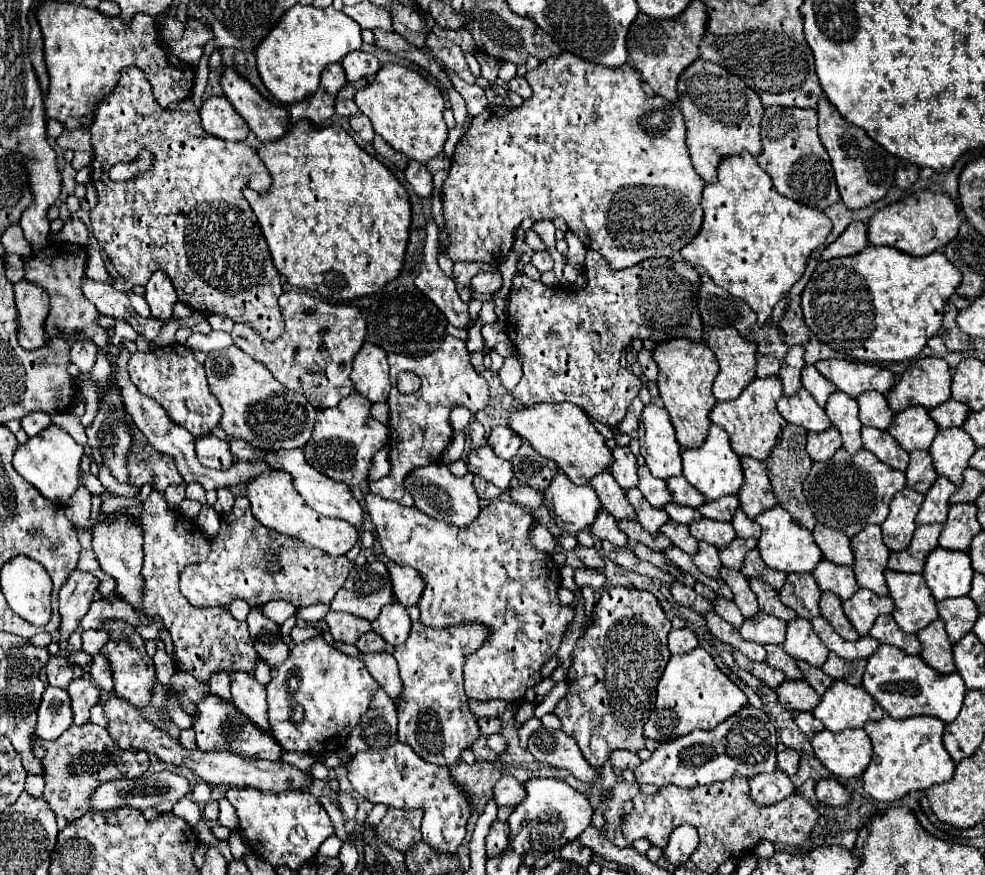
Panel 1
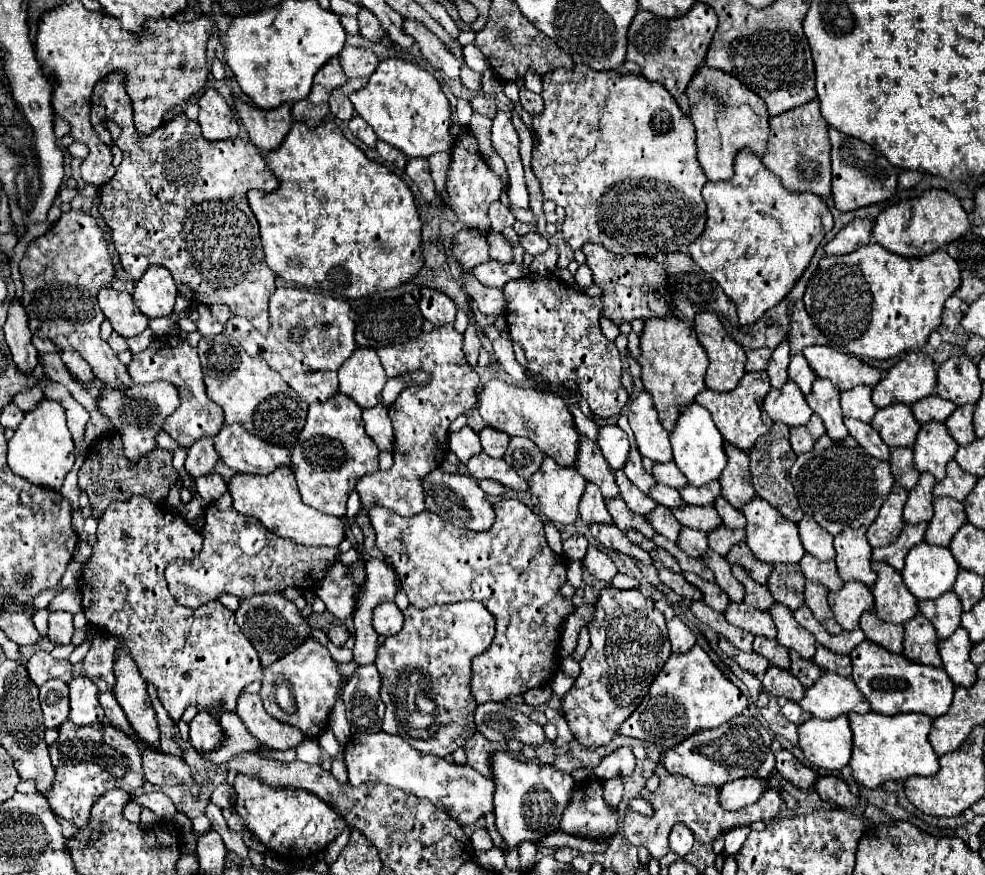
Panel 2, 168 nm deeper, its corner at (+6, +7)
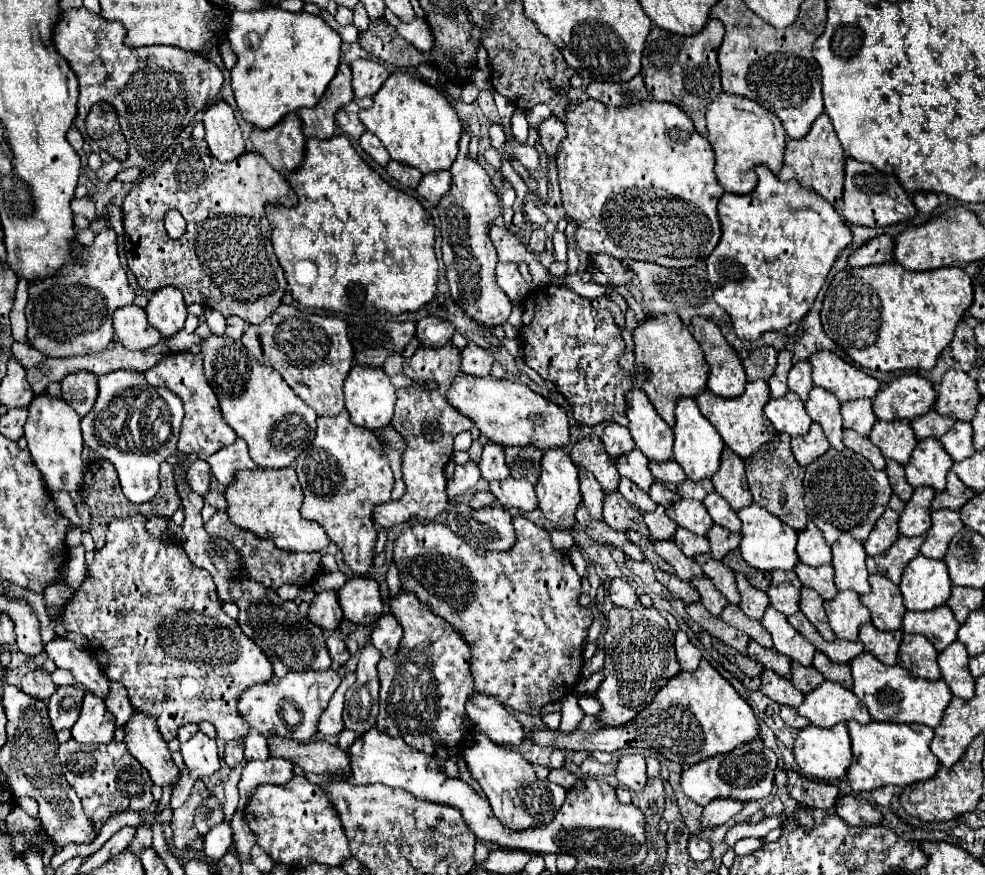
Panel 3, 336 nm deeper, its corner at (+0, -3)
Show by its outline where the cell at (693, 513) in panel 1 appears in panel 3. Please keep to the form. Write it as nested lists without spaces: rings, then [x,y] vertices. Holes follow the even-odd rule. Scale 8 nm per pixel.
[[[653,482],[653,484],[651,484],[649,496],[653,498],[653,502],[657,502],[657,504],[661,504],[661,506],[665,506],[665,508],[669,508],[673,502],[679,500],[679,494],[677,494],[677,492],[665,488],[665,486],[659,484],[659,482]]]

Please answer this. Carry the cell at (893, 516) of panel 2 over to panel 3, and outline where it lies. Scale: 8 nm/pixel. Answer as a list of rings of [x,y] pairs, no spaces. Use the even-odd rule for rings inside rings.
[[[891,496],[881,520],[875,524],[869,540],[865,540],[865,552],[867,556],[879,556],[883,552],[889,550],[889,546],[897,540],[899,532],[897,532],[897,520],[899,514],[903,512],[905,502],[901,502],[897,496]]]

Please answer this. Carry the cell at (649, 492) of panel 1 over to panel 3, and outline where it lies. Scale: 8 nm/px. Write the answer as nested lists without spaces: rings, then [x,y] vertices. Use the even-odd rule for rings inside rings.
[[[633,448],[629,454],[623,454],[623,456],[619,456],[619,460],[615,460],[619,474],[623,478],[629,478],[631,482],[635,482],[645,492],[653,484],[653,476],[651,476],[647,464],[649,464],[649,460],[647,460],[647,456],[643,456],[643,452],[639,448]]]

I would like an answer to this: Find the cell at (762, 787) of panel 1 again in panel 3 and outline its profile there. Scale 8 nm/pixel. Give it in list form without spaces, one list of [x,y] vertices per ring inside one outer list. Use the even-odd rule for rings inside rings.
[[[713,800],[703,808],[701,814],[701,826],[703,828],[713,828],[719,824],[725,824],[731,820],[739,810],[743,808],[743,802],[737,800]]]

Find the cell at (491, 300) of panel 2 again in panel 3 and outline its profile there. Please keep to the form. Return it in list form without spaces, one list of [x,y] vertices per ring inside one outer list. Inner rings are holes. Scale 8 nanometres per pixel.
[[[463,132],[459,142],[459,154],[450,169],[451,174],[459,176],[459,179],[453,179],[451,190],[437,204],[443,238],[441,250],[453,302],[477,324],[485,328],[495,328],[505,324],[513,310],[509,296],[495,284],[497,252],[489,238],[491,222],[495,222],[501,216],[503,208],[493,180],[489,178],[485,168],[469,155],[469,141],[469,135]]]

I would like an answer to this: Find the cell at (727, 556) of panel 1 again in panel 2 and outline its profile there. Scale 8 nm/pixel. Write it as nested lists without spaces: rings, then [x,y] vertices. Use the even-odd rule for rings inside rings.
[[[719,526],[709,534],[709,548],[725,556],[741,540],[745,540],[745,530],[731,530],[727,526]]]

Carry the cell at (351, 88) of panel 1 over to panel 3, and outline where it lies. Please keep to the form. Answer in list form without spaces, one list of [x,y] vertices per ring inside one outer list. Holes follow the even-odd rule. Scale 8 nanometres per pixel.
[[[355,98],[351,104],[343,106],[343,108],[337,112],[337,116],[335,116],[337,126],[339,126],[347,136],[359,138],[359,136],[365,132],[365,128],[363,128],[363,124],[361,124],[361,120],[359,120],[357,114],[359,114],[359,110],[371,108],[371,104],[373,104],[371,98]]]

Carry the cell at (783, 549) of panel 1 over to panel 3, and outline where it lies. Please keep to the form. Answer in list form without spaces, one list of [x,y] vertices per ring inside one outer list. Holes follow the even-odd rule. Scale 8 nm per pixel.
[[[757,504],[741,508],[737,512],[737,516],[741,520],[739,552],[749,566],[763,570],[763,572],[771,572],[771,570],[791,570],[799,562],[797,552],[795,552],[797,532],[793,528],[789,528],[787,524],[783,524],[777,516],[769,514],[767,510],[763,510]]]

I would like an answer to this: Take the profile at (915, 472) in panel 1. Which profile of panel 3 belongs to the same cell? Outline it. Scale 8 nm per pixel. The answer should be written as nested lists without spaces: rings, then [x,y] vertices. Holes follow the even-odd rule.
[[[887,460],[885,472],[887,472],[887,476],[889,476],[889,484],[891,484],[891,488],[893,488],[893,494],[897,494],[903,502],[907,502],[907,500],[911,498],[911,494],[913,494],[913,488],[911,488],[911,486],[907,484],[907,480],[905,480],[905,470],[903,470],[903,466],[901,466],[899,462],[895,462],[895,460]]]

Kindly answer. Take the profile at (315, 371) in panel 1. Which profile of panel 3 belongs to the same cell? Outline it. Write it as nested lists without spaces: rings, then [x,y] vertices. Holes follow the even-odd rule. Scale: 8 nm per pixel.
[[[281,304],[263,324],[247,326],[241,342],[261,364],[275,368],[319,416],[337,416],[345,410],[343,382],[355,364],[345,320],[317,314],[307,316],[293,306]]]

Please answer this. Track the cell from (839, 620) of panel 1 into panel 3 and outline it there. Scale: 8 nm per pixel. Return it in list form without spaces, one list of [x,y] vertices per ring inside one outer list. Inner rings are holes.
[[[801,588],[801,600],[799,600],[799,610],[807,616],[807,620],[815,626],[815,630],[827,640],[835,640],[835,634],[831,632],[829,624],[827,624],[827,616],[823,610],[823,598],[811,590],[811,588]]]

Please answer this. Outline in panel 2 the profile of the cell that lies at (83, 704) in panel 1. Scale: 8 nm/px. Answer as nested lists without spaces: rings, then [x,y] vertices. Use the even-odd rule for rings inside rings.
[[[77,676],[69,682],[69,698],[71,698],[71,712],[69,718],[77,726],[87,726],[103,720],[101,704],[97,702],[99,688],[87,678]]]

